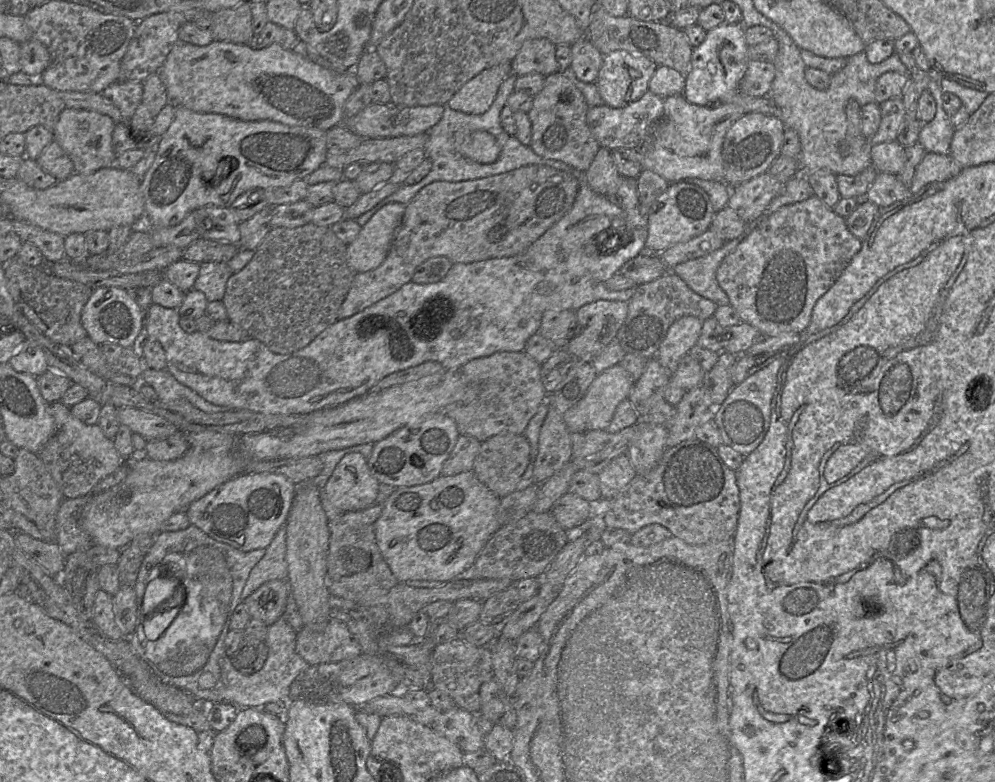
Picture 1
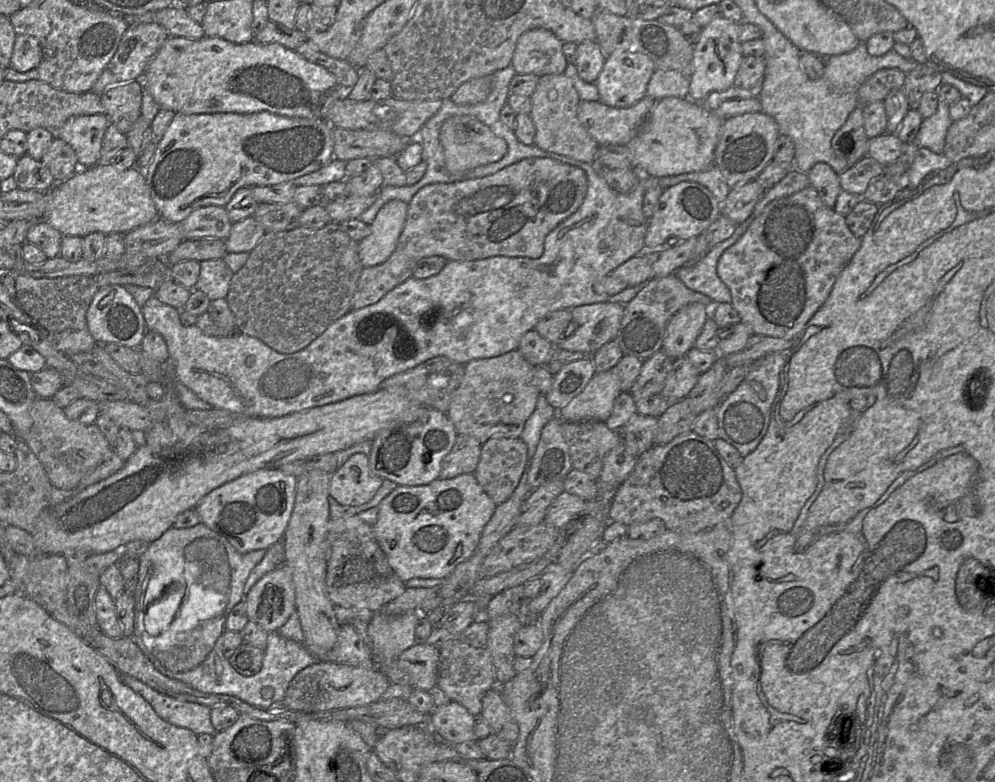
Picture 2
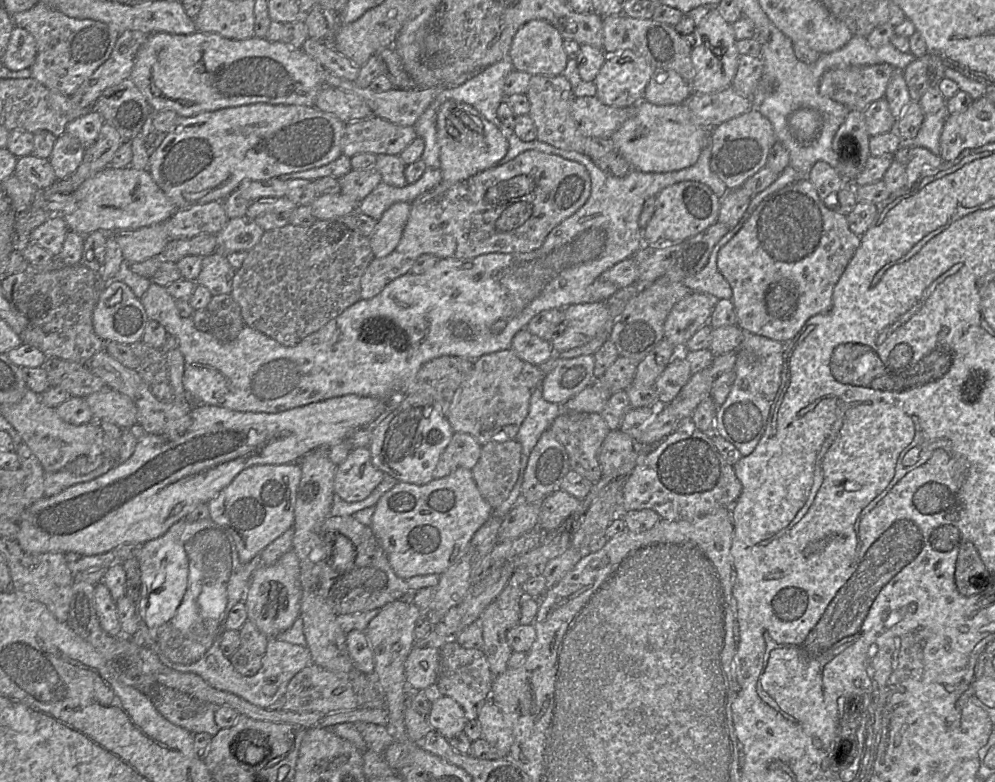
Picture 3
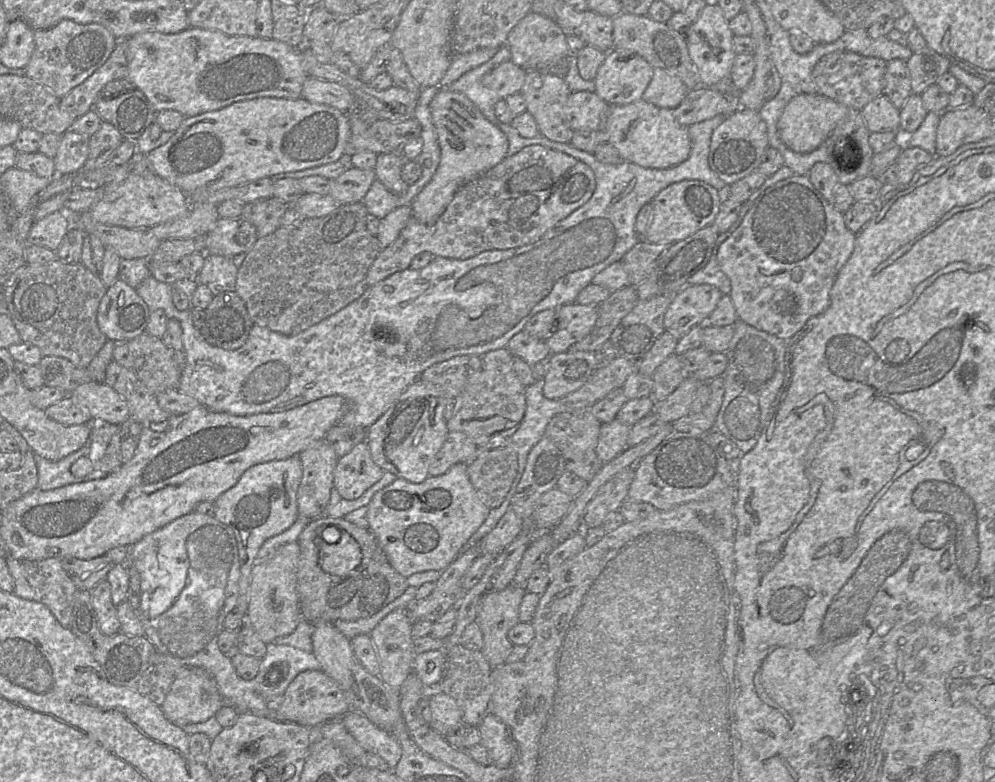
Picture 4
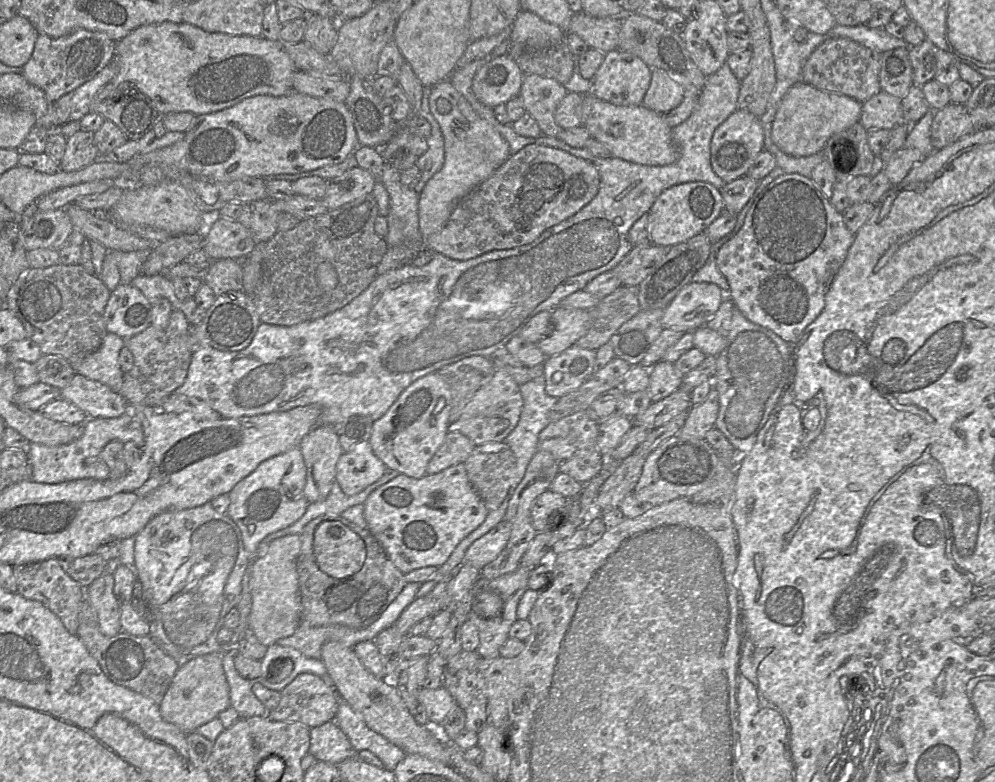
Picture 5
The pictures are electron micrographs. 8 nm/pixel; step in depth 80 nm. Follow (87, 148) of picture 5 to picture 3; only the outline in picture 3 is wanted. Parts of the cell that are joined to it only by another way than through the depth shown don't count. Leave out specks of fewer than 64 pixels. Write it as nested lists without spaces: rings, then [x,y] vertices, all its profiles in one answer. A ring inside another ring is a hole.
[[[68,133],[57,137],[52,153],[48,158],[57,180],[64,179],[74,173],[80,166],[86,148],[81,142]]]

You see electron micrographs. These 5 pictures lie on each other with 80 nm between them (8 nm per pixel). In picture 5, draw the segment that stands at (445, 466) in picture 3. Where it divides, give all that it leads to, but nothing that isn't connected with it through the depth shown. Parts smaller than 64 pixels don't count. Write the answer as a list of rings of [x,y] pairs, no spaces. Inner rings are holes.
[[[448,431],[444,442],[428,463],[427,474],[439,473],[458,463],[464,463],[475,445],[463,434]]]

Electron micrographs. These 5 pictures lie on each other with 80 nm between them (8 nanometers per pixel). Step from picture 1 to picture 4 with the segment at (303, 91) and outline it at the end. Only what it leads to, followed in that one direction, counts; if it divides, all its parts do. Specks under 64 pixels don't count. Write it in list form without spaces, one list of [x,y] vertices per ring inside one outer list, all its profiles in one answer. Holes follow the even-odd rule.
[[[197,27],[175,33],[137,33],[126,39],[128,72],[126,79],[147,97],[156,112],[175,110],[185,118],[225,108],[235,102],[261,97],[297,99],[308,77],[302,67],[301,48],[274,39],[231,36],[218,30]]]

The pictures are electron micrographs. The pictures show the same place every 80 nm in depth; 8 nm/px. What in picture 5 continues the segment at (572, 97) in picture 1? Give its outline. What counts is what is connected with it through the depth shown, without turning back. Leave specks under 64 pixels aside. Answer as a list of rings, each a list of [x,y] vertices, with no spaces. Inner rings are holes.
[[[524,74],[520,97],[525,111],[536,120],[543,135],[559,139],[562,128],[554,115],[567,93],[565,85],[555,79]]]

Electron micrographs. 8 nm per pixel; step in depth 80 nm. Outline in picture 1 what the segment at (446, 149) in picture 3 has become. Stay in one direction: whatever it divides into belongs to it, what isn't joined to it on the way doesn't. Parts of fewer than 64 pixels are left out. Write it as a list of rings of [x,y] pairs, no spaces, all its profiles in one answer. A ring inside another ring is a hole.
[[[474,131],[466,135],[458,145],[464,157],[481,164],[495,162],[500,155],[500,147],[493,135],[485,131]]]

